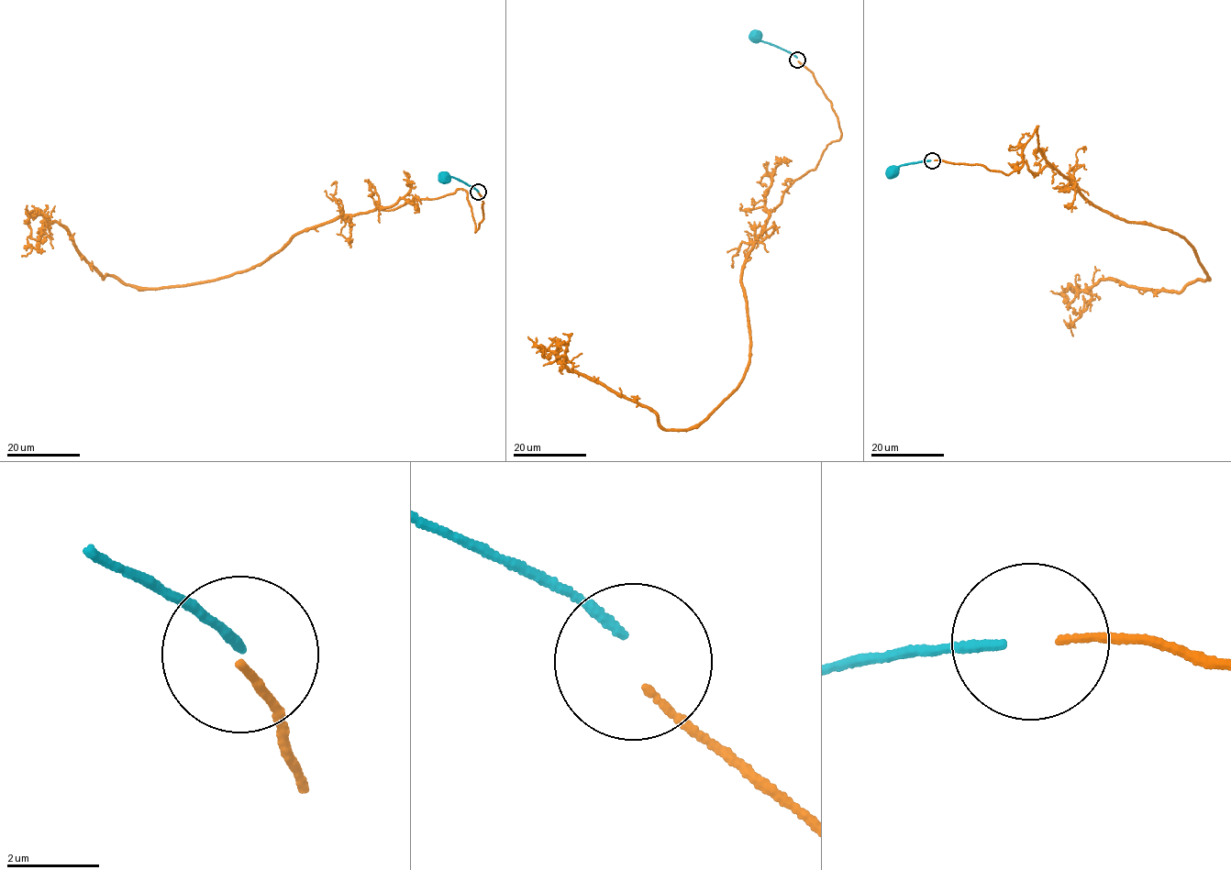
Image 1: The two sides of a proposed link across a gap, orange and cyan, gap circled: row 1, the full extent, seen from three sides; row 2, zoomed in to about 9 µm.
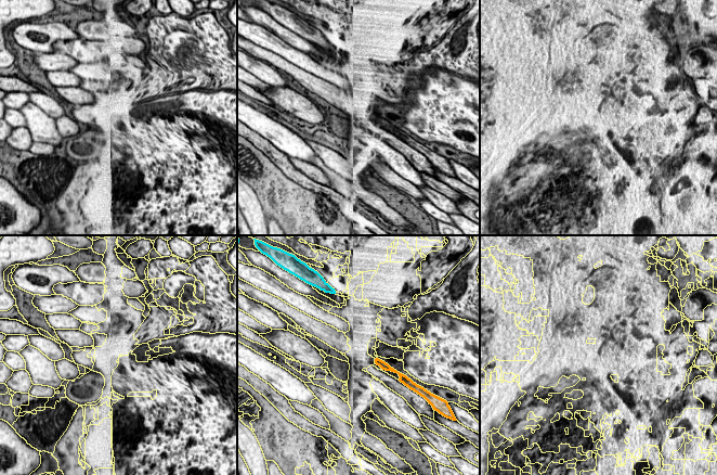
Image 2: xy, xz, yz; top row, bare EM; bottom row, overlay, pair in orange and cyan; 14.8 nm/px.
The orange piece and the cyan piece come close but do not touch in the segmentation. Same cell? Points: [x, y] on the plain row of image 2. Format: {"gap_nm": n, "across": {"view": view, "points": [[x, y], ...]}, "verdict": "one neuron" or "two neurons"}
{"gap_nm": 1150, "across": {"view": "xz", "points": [[376, 115], [335, 50]]}, "verdict": "one neuron"}

